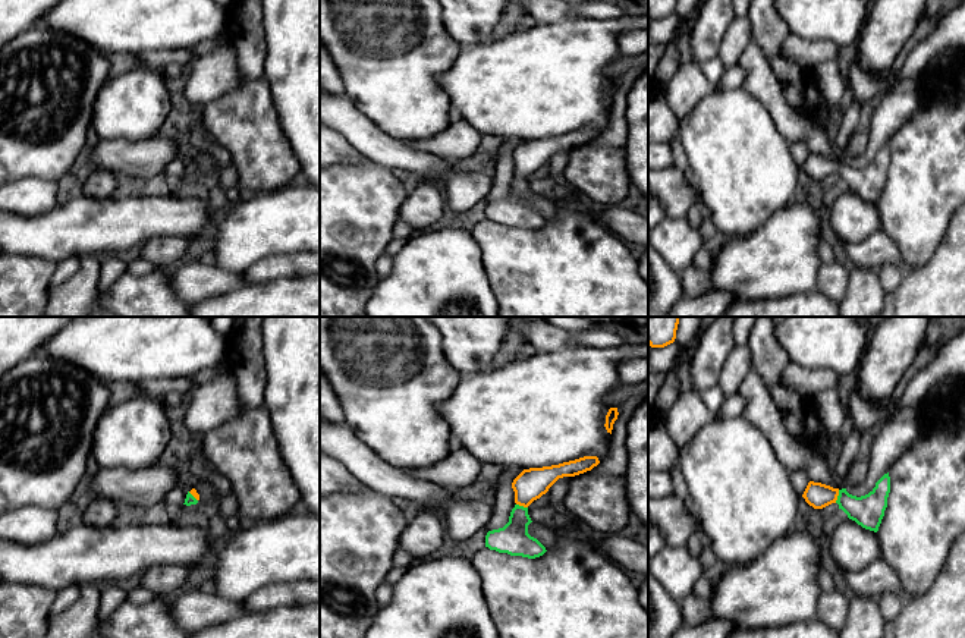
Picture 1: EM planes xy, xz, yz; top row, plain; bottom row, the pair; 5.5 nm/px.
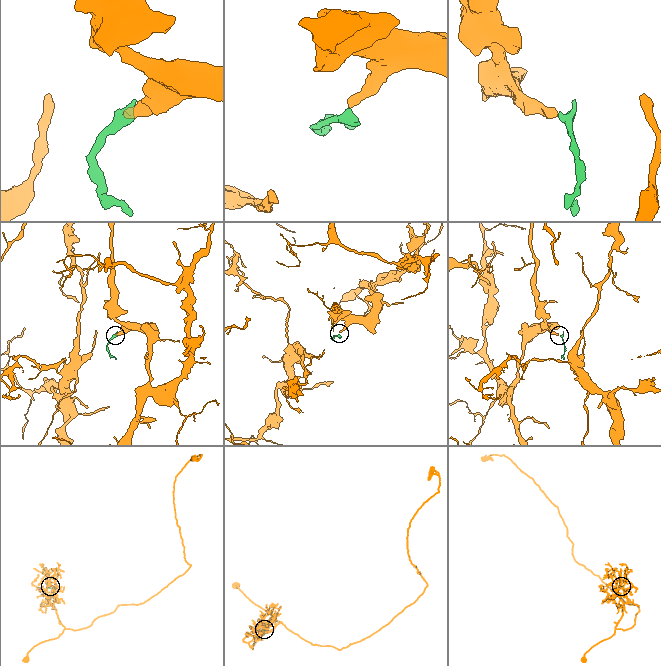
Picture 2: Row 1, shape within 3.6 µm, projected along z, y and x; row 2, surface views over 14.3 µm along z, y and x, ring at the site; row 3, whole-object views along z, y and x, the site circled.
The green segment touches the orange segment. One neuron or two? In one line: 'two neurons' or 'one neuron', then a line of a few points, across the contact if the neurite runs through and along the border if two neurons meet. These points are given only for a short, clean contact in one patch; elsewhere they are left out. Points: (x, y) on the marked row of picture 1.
one neuron | yz (867, 511), (858, 509), (838, 496), (817, 494)

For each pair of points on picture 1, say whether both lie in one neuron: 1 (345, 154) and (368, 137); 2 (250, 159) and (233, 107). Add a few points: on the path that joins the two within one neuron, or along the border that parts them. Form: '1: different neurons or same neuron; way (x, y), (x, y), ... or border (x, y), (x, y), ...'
1: different neurons; border (335, 128), (362, 156)
2: same neuron; way (250, 145), (250, 129), (244, 120)

